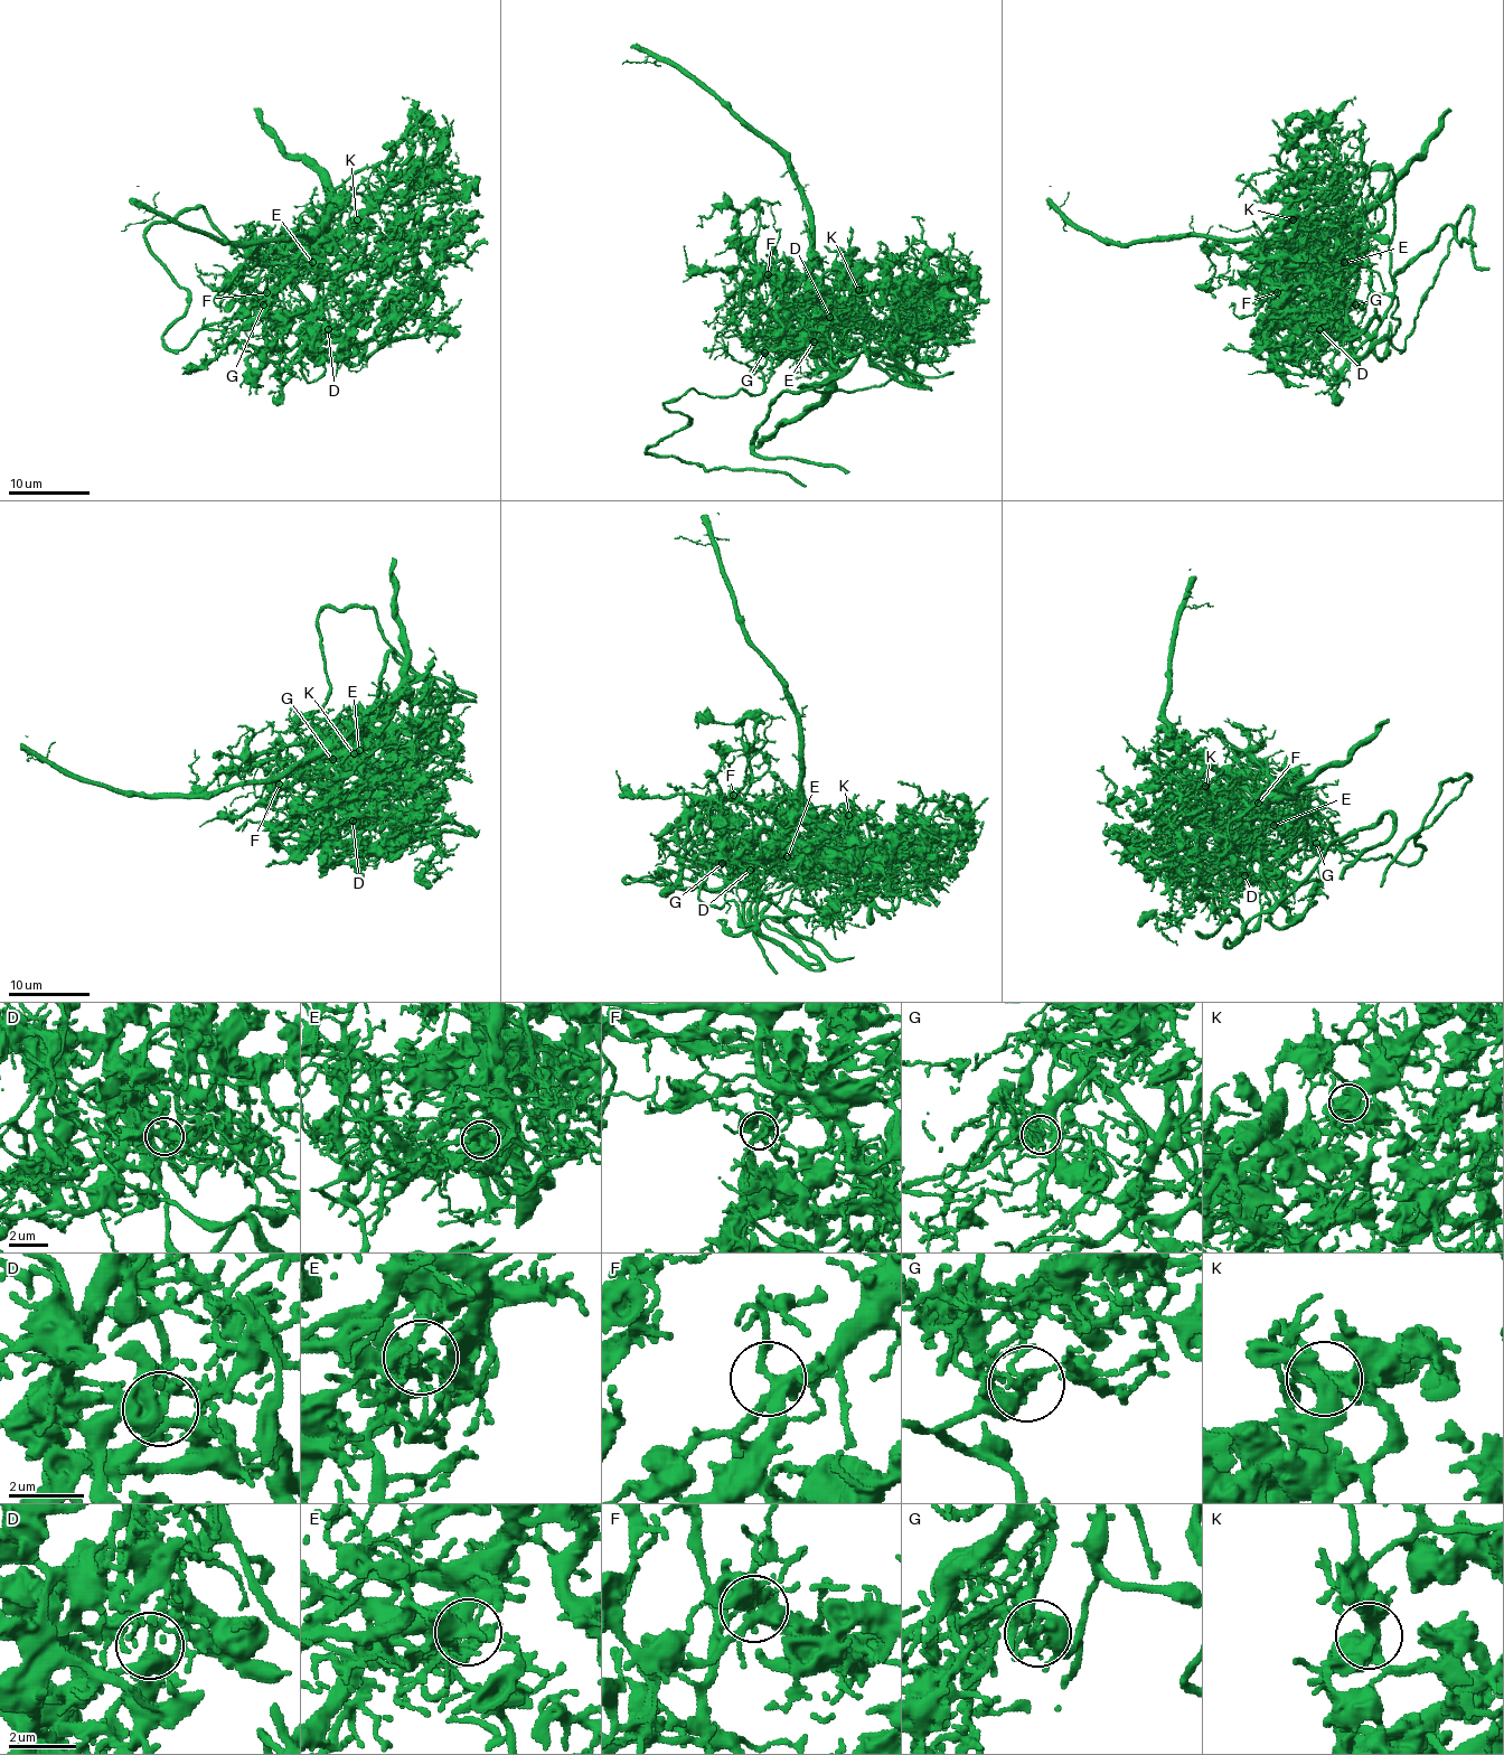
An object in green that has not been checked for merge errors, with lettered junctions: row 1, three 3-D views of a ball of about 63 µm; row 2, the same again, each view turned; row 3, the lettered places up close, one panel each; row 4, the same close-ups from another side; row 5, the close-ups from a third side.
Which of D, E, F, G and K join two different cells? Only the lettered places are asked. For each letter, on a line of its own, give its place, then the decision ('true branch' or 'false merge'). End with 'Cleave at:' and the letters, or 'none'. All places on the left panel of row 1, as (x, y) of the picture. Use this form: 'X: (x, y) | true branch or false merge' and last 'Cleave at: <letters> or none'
D: (328, 329) | true branch
E: (312, 262) | false merge
F: (266, 292) | true branch
G: (263, 304) | false merge
K: (357, 219) | true branch
Cleave at: E, G

